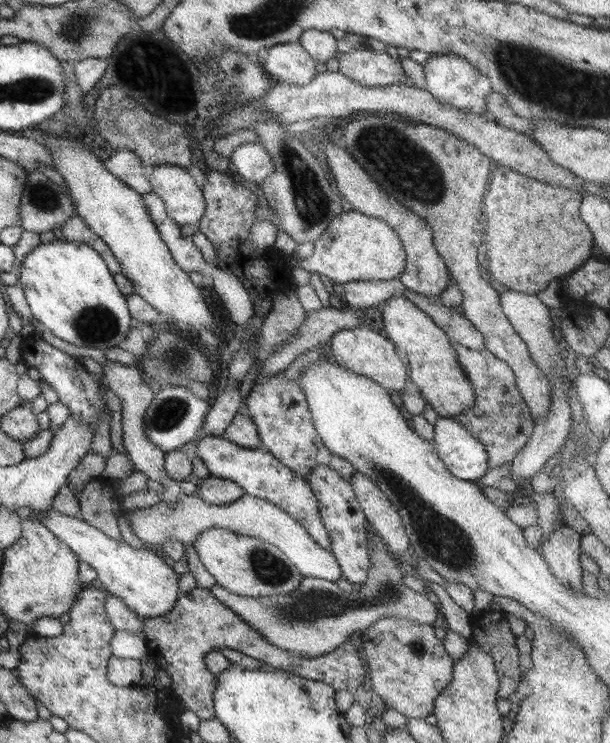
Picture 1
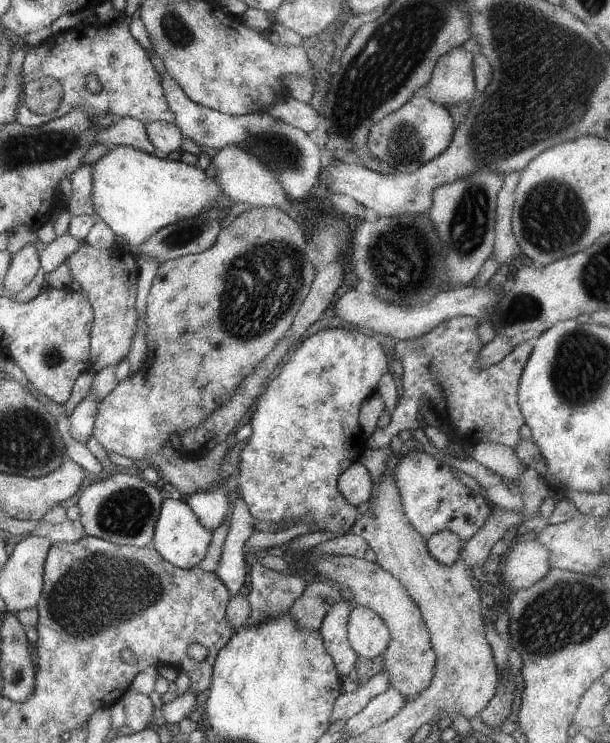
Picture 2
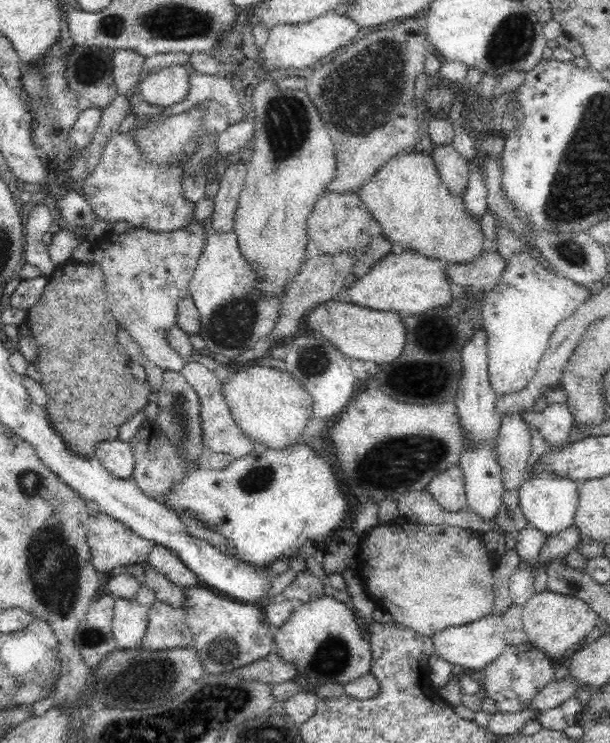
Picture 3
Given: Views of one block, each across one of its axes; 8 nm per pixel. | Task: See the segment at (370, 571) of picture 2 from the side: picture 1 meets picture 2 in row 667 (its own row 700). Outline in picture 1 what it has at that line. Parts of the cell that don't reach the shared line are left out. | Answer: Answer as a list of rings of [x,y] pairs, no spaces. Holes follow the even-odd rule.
[[[379,617],[363,631],[361,640],[369,680],[384,704],[406,718],[423,719],[431,713],[434,700],[451,680],[453,663],[442,640],[433,635],[433,627]]]

